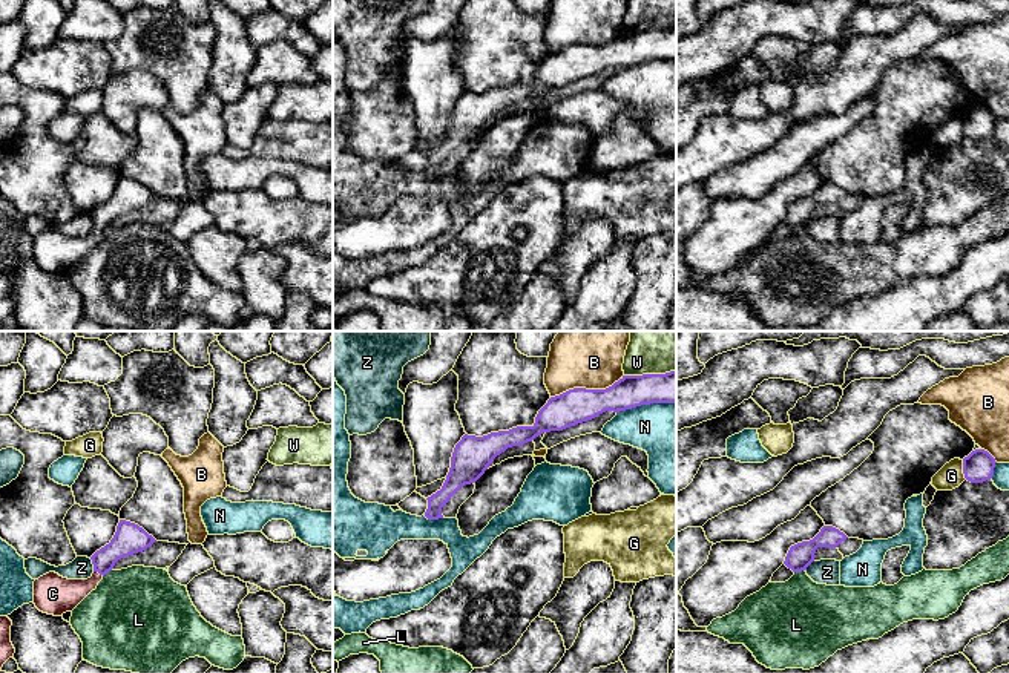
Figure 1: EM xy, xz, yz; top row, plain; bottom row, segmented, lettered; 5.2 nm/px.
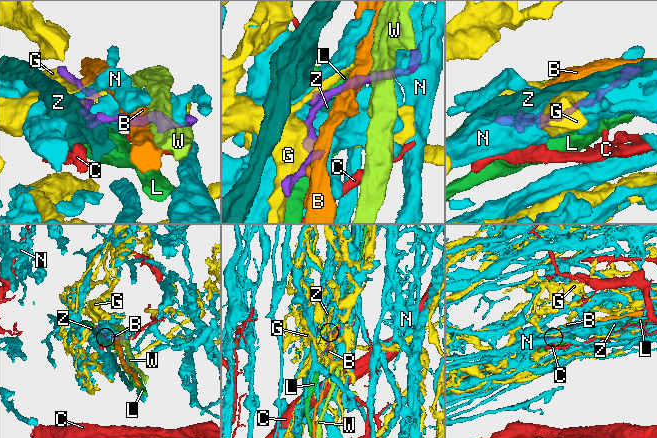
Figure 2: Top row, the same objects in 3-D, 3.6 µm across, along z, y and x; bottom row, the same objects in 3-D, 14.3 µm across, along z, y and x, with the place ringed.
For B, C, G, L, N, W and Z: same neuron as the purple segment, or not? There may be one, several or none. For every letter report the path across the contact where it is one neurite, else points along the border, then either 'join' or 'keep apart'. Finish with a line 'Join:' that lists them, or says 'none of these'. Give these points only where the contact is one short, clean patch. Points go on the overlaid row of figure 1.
B: keep apart
C: across xy (129, 538), (98, 572), (86, 586), (57, 595) | join
G: keep apart
L: along yz (804, 569), (795, 572) | keep apart
N: keep apart
W: keep apart
Z: keep apart
Join: C

